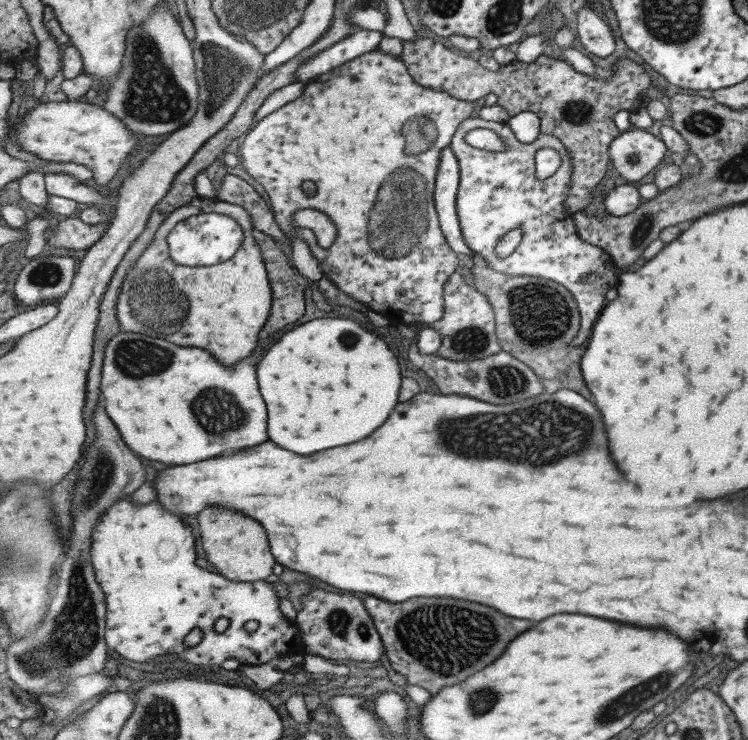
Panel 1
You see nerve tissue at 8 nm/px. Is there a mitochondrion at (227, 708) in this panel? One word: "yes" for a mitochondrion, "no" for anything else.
no

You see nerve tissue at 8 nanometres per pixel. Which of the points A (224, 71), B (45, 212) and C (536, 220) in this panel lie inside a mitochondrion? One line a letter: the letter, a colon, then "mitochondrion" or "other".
A: mitochondrion
B: other
C: other

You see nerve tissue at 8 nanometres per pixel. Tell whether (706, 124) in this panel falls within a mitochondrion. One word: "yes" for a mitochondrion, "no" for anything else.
yes

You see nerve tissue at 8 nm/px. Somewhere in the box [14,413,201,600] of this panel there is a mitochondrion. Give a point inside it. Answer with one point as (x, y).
(100, 476)

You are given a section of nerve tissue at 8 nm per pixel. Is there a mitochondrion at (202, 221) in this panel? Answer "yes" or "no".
no

